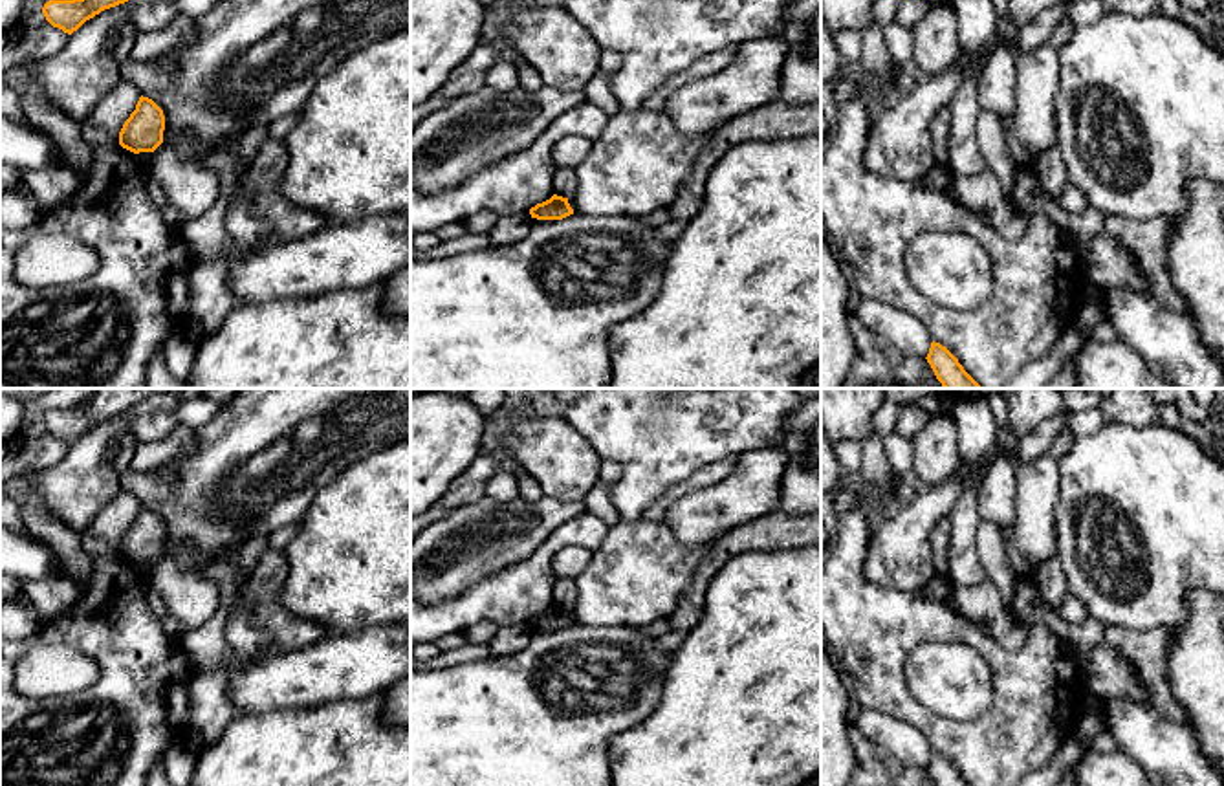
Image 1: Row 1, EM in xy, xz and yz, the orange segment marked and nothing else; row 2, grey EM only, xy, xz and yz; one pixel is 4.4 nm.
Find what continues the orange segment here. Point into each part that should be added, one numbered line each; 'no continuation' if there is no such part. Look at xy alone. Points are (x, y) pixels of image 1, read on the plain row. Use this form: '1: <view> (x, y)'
no continuation

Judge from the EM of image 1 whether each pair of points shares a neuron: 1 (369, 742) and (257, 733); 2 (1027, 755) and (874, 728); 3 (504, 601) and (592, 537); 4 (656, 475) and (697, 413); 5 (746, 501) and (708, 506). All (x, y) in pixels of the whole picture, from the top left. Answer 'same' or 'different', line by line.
1: same
2: different
3: same
4: same
5: same

